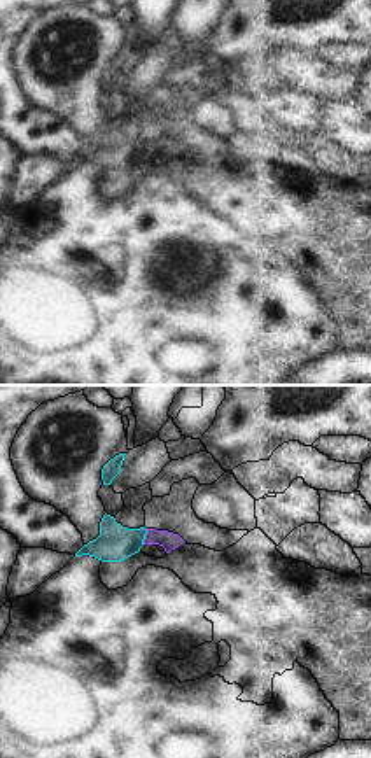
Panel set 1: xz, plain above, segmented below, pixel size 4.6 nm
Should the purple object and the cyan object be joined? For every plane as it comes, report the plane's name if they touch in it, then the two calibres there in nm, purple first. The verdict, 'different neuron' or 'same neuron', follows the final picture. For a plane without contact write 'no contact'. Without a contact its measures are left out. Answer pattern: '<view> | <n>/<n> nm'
xz | 80/160 nm

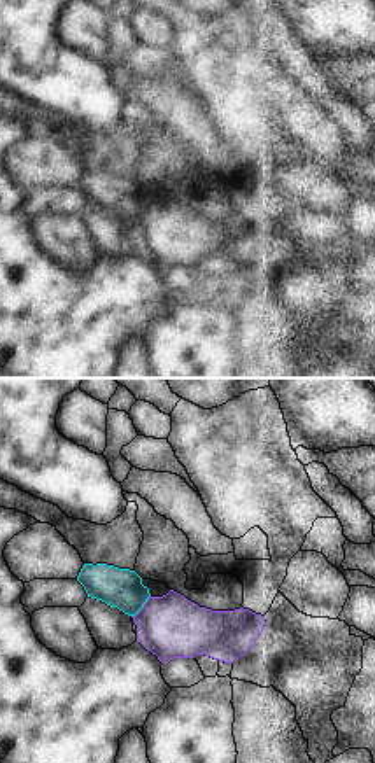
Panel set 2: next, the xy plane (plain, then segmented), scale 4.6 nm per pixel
xy | 280/180 nm

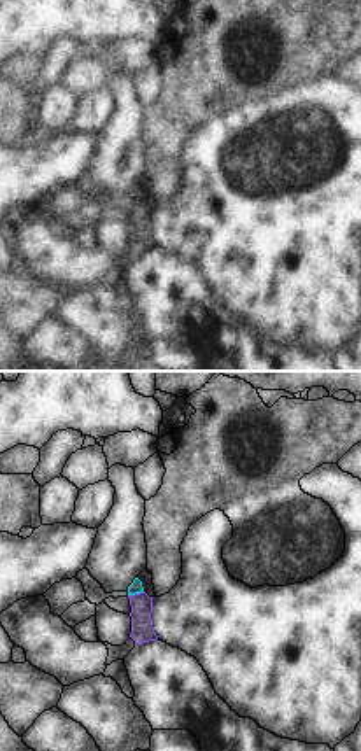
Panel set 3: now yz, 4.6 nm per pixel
yz | 110/60 nm

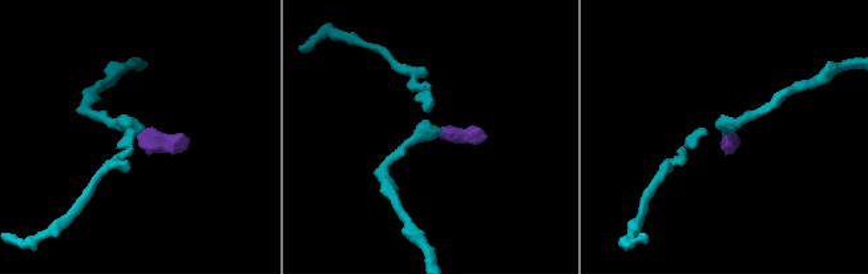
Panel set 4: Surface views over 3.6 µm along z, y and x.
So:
different neuron

